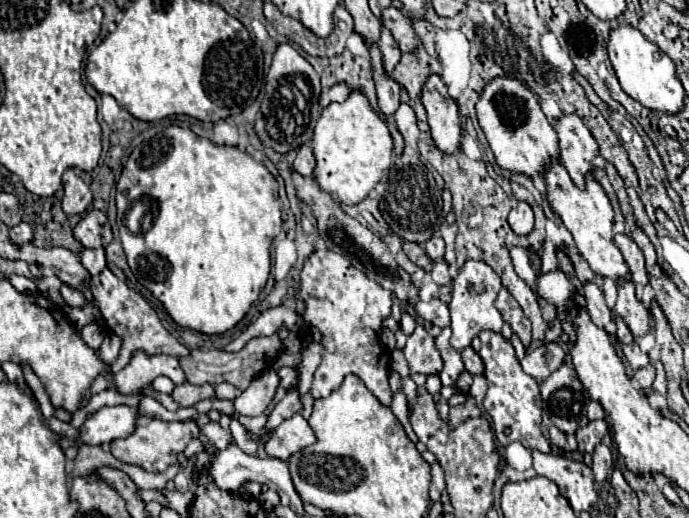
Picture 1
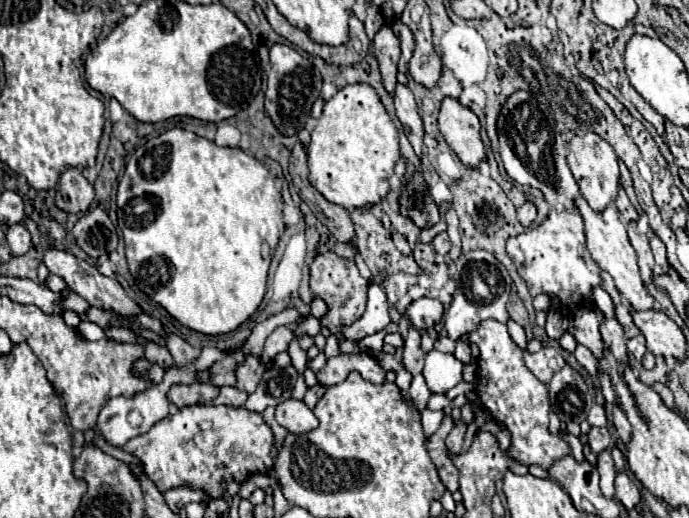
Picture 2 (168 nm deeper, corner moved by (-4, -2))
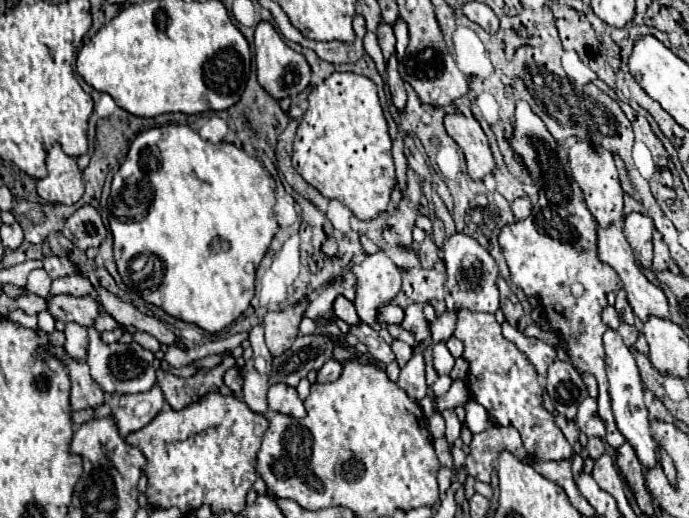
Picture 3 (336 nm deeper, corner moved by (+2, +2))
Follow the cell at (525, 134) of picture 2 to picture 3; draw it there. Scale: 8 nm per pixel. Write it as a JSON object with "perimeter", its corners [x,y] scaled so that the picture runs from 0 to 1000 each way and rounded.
{"perimeter":[[[758,193],[749,201],[749,251],[743,263],[743,286],[749,290],[749,297],[758,305],[758,313],[766,320],[766,328],[772,328],[778,351],[784,351],[784,371],[790,375],[790,382],[781,382],[781,394],[775,402],[775,413],[769,413],[763,425],[752,425],[743,432],[734,432],[726,452],[723,452],[723,467],[726,467],[726,483],[734,498],[734,510],[740,517],[740,537],[749,552],[758,556],[758,564],[763,571],[778,571],[787,583],[790,606],[798,622],[798,629],[813,645],[813,653],[821,664],[824,687],[830,695],[830,703],[839,710],[842,722],[859,722],[868,734],[868,803],[874,807],[877,822],[880,822],[880,853],[888,865],[897,865],[906,857],[906,842],[900,842],[900,834],[894,834],[894,819],[888,811],[888,788],[882,780],[882,737],[877,726],[877,668],[874,668],[874,645],[882,637],[882,629],[874,622],[874,598],[882,591],[880,583],[880,568],[891,564],[900,556],[900,537],[897,529],[877,506],[871,506],[868,498],[868,475],[865,475],[865,425],[856,413],[851,390],[848,390],[848,375],[842,367],[842,359],[830,347],[824,313],[819,317],[819,309],[810,301],[810,278],[807,270],[798,263],[798,255],[792,251],[790,236],[784,232],[784,224],[778,224],[769,205]]]}

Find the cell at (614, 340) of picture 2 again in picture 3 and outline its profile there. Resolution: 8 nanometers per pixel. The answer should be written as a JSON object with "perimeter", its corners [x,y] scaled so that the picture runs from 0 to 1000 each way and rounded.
{"perimeter":[[[880,637],[877,653],[877,676],[880,676],[880,726],[882,726],[882,761],[885,761],[885,780],[894,811],[894,826],[903,834],[903,842],[917,857],[923,884],[935,903],[949,903],[952,900],[952,853],[946,849],[946,830],[940,815],[940,792],[935,780],[935,741],[929,730],[926,703],[920,695],[920,683],[914,672],[900,656],[900,645],[891,637]]]}

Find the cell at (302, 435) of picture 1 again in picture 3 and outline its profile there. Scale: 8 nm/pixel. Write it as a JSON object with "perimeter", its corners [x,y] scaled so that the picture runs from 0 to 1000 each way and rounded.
{"perimeter":[[[395,741],[389,753],[389,788],[406,799],[418,799],[427,807],[441,807],[444,792],[438,772],[433,768],[430,749],[418,745],[418,741]]]}

